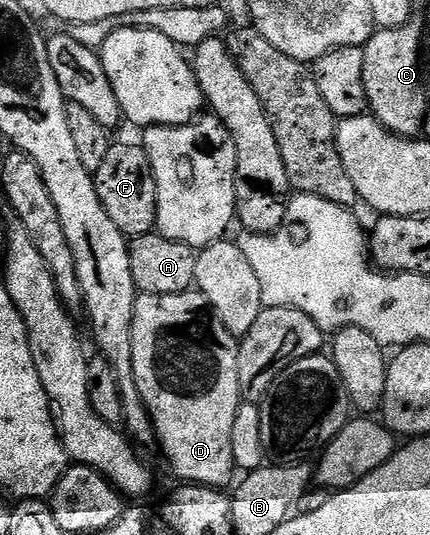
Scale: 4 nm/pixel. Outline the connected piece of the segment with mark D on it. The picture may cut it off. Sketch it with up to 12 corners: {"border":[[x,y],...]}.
{"border":[[201,292],[139,295],[132,370],[179,481],[236,472],[239,341]]}

